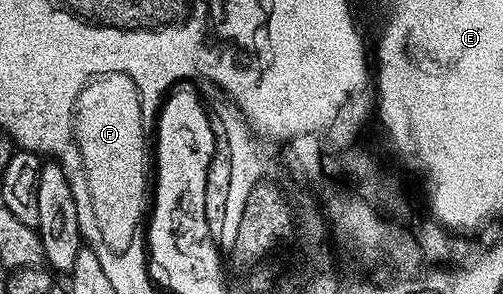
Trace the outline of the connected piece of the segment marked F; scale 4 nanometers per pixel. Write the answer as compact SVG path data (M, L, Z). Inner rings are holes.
M99 74L81 87L75 98L73 132L85 165L87 199L93 204L100 241L124 255L136 234L128 224L146 217L145 193L151 190L151 158L145 155L141 94L126 74Z

